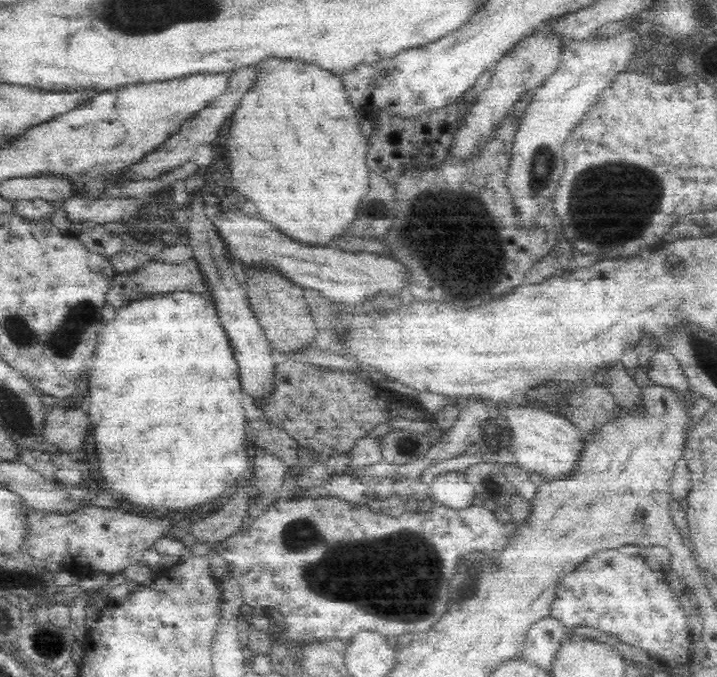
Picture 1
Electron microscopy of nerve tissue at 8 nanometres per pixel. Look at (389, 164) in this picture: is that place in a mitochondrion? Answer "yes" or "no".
no

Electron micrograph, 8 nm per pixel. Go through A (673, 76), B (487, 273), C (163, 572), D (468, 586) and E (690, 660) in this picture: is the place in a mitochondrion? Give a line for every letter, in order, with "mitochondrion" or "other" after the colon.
A: other
B: mitochondrion
C: other
D: mitochondrion
E: other

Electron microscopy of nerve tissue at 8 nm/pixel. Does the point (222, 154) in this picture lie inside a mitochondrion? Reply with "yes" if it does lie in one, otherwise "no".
no

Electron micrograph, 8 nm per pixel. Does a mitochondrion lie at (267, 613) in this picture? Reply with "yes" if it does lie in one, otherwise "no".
no

